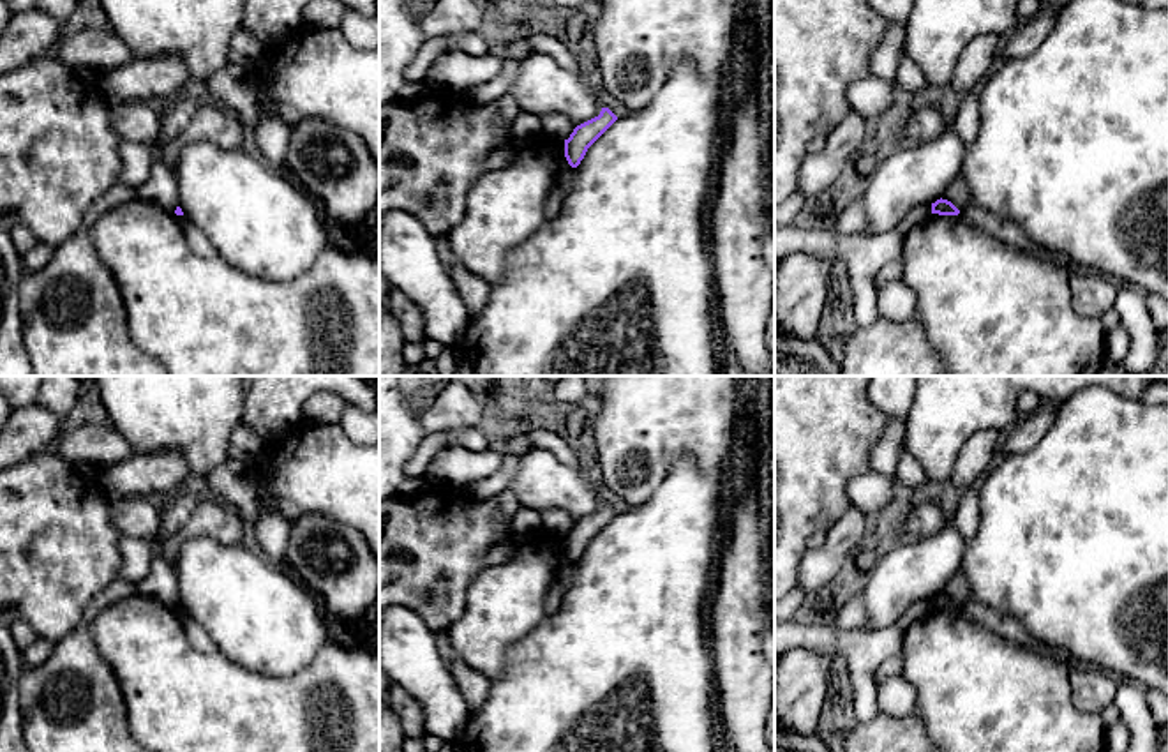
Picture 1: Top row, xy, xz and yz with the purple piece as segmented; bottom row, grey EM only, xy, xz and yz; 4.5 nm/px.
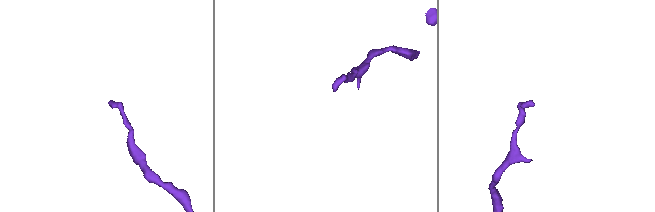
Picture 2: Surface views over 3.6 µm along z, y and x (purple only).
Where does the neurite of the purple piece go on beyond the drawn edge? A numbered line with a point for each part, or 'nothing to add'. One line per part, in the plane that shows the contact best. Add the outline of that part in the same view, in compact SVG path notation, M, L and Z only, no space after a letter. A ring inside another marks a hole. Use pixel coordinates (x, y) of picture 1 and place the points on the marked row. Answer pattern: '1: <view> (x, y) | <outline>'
nothing to add

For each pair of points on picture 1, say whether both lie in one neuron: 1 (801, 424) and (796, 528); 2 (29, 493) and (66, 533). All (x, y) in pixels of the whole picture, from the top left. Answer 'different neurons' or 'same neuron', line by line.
1: same neuron
2: same neuron

